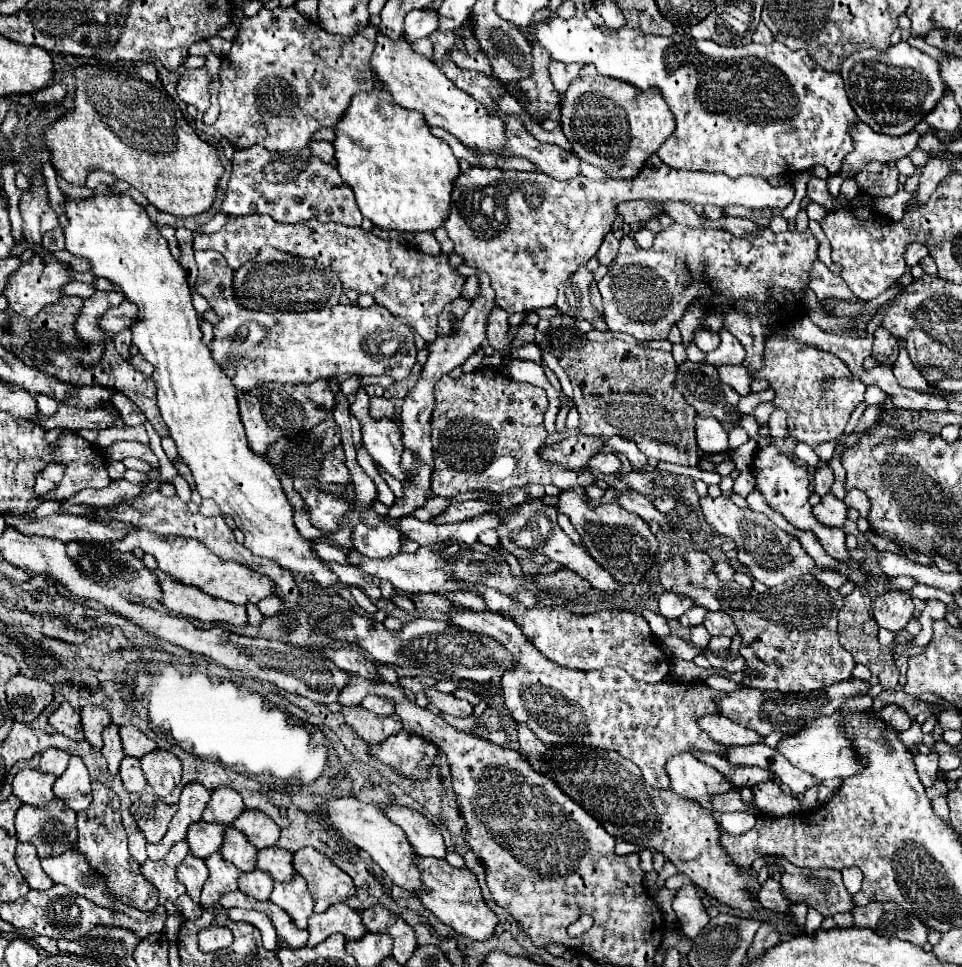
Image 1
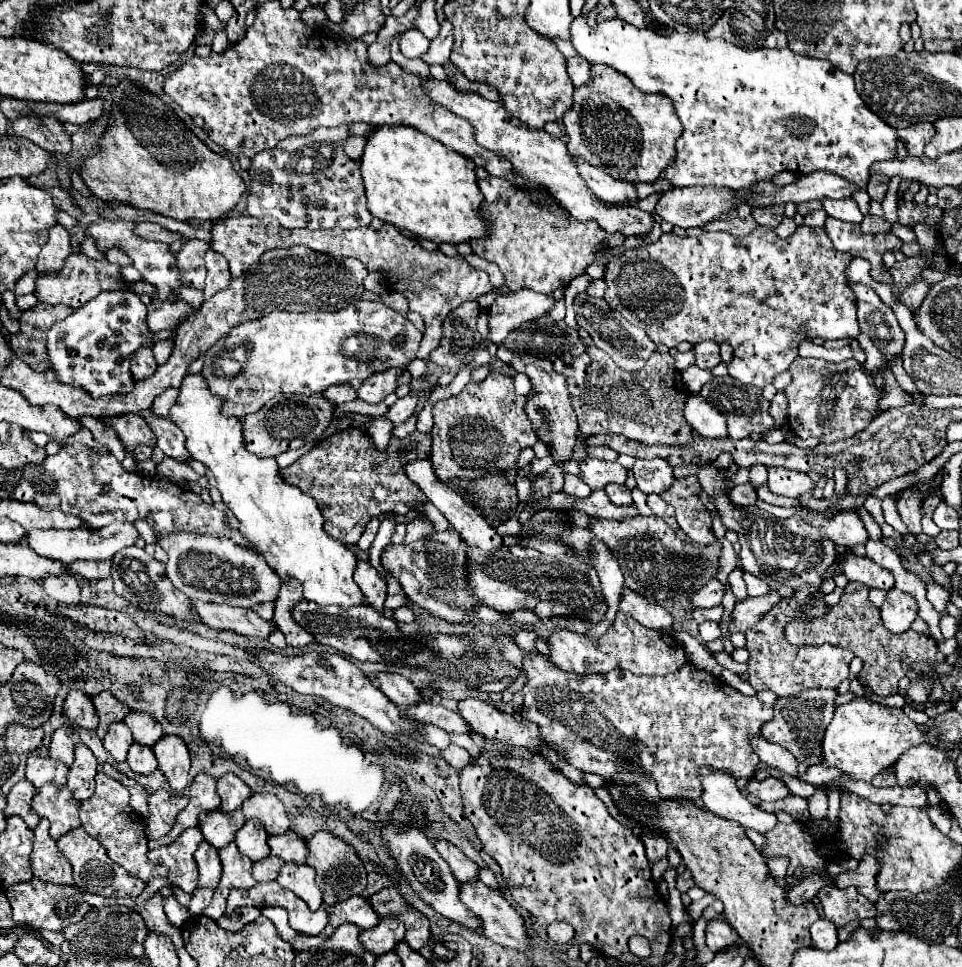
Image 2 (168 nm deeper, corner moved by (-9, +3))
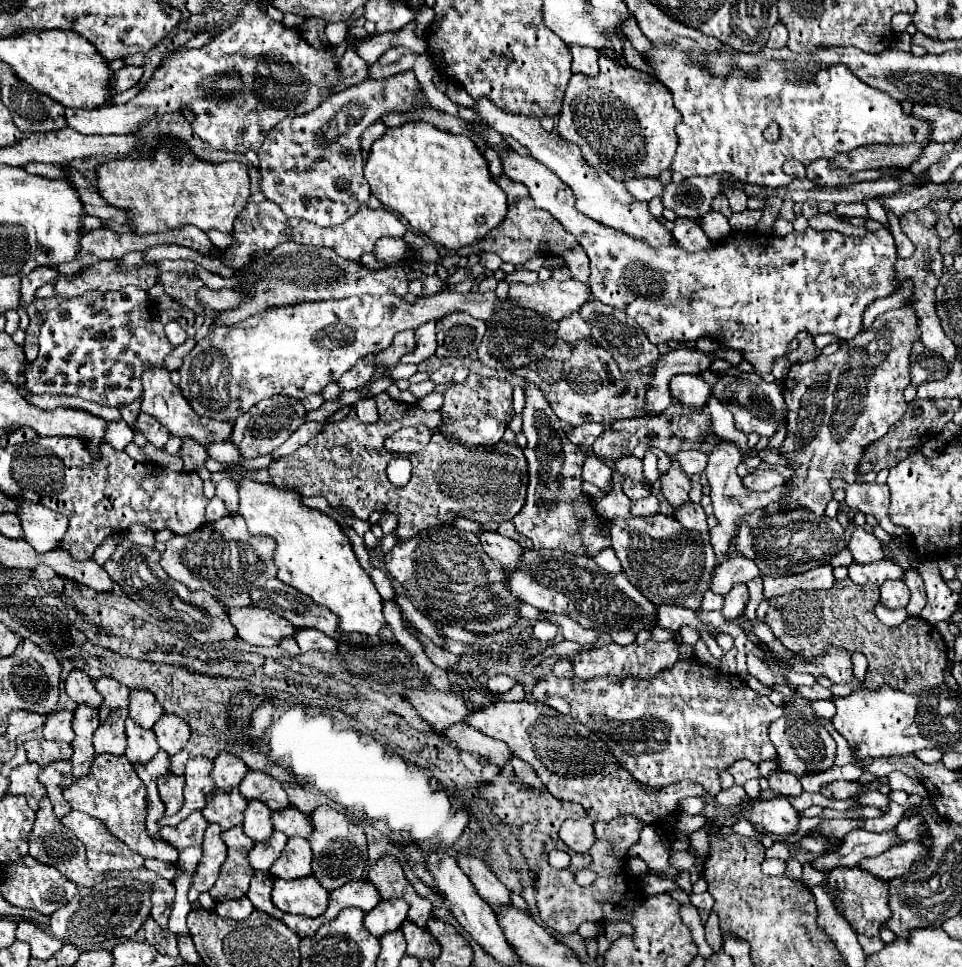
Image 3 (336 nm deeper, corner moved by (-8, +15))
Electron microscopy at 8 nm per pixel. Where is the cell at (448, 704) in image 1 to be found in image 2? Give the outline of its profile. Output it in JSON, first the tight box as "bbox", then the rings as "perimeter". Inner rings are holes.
{"bbox":[459,697,541,753],"perimeter":[[[475,697],[459,701],[459,713],[475,733],[495,739],[497,743],[519,745],[539,753],[537,745],[541,743],[541,735],[537,733],[537,725],[529,725],[529,721],[505,715],[495,705]]]}

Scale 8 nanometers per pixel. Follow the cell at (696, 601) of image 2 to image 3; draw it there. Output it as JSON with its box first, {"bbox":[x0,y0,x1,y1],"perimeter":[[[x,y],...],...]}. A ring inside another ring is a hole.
{"bbox":[712,555,762,595],"perimeter":[[[742,555],[728,557],[714,571],[712,593],[726,595],[732,589],[732,585],[748,583],[750,579],[756,579],[756,577],[762,577],[762,573],[760,573],[760,569],[756,567],[756,563],[752,559],[742,557]]]}

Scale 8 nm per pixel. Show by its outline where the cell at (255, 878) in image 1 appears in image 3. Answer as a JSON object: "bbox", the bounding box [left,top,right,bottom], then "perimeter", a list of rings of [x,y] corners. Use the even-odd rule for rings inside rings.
{"bbox":[248,831,286,871],"perimeter":[[[274,831],[270,839],[266,841],[258,841],[254,843],[252,851],[248,853],[248,861],[256,871],[268,871],[272,867],[272,863],[280,857],[280,851],[286,845],[286,835],[280,831]]]}

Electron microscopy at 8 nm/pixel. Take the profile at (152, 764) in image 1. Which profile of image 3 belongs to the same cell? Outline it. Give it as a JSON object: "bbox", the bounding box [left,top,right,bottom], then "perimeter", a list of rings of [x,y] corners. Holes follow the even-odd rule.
{"bbox":[152,713,190,755],"perimeter":[[[164,713],[152,729],[158,737],[160,749],[164,749],[168,755],[176,755],[178,751],[182,751],[190,739],[190,727],[178,715]]]}

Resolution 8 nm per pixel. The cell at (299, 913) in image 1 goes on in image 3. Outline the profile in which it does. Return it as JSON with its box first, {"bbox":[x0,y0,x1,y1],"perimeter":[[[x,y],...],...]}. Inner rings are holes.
{"bbox":[270,837,312,879],"perimeter":[[[288,837],[286,847],[282,849],[280,857],[270,869],[270,875],[280,877],[280,879],[298,879],[308,873],[312,873],[310,867],[312,861],[312,851],[310,843],[304,837]]]}

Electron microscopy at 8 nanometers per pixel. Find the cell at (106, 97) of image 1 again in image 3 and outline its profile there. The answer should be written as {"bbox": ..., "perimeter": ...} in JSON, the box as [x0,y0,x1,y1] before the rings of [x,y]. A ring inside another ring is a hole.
{"bbox":[98,139,250,235],"perimeter":[[[166,139],[166,153],[98,165],[98,191],[110,205],[128,213],[128,227],[136,235],[182,229],[184,225],[196,225],[204,233],[210,229],[232,233],[234,219],[250,197],[250,177],[242,163],[202,163],[184,143]]]}

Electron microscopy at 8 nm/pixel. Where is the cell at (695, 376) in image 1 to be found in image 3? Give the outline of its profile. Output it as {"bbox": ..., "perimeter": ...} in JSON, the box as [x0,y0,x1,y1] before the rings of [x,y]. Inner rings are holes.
{"bbox":[712,375,788,437],"perimeter":[[[724,375],[714,385],[712,393],[734,415],[736,427],[746,435],[758,433],[760,437],[772,437],[780,429],[784,417],[788,415],[782,389],[776,383],[766,383],[760,375],[748,375],[748,381],[744,381],[742,375],[740,377]]]}

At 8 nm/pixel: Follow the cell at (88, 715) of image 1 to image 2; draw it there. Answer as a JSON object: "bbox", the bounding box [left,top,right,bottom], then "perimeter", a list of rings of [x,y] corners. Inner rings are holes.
{"bbox":[93,693,127,739],"perimeter":[[[99,693],[93,697],[93,705],[95,705],[95,711],[99,715],[99,727],[97,727],[97,737],[103,739],[109,725],[115,723],[115,721],[123,721],[125,715],[127,715],[127,705],[123,705],[121,701],[117,701],[111,693]]]}

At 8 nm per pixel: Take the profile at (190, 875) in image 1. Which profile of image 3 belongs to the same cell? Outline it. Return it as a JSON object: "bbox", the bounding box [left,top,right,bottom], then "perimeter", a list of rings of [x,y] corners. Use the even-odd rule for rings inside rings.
{"bbox":[188,823,226,903],"perimeter":[[[216,823],[208,825],[208,829],[204,833],[202,859],[200,859],[200,865],[196,867],[194,881],[192,881],[192,887],[188,891],[188,901],[190,903],[196,903],[198,893],[210,891],[212,885],[216,883],[216,879],[218,879],[220,867],[222,867],[222,863],[226,859],[226,843],[222,841],[220,833],[222,833],[222,829]]]}

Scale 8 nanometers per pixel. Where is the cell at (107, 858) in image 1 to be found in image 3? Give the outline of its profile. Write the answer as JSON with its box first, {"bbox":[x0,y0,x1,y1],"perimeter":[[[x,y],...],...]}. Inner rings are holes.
{"bbox":[64,755,178,865],"perimeter":[[[98,755],[94,759],[90,773],[76,779],[64,791],[64,799],[70,803],[72,809],[88,813],[88,815],[104,821],[104,825],[108,827],[108,831],[112,835],[120,837],[120,841],[124,841],[130,849],[136,849],[136,853],[140,853],[142,857],[152,857],[152,859],[172,863],[172,865],[177,862],[178,851],[172,845],[168,845],[166,841],[152,839],[146,831],[146,825],[144,825],[146,809],[148,809],[146,787],[142,783],[142,779],[136,775],[136,771],[132,769],[132,763],[128,763],[124,755],[122,757]]]}

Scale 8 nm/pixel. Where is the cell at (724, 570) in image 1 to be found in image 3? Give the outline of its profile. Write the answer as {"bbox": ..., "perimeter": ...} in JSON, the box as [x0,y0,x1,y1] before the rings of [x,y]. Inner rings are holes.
{"bbox":[722,585,748,619],"perimeter":[[[734,585],[730,589],[730,593],[726,595],[726,603],[722,607],[722,615],[726,619],[740,617],[746,611],[746,603],[748,603],[748,587],[746,585]]]}

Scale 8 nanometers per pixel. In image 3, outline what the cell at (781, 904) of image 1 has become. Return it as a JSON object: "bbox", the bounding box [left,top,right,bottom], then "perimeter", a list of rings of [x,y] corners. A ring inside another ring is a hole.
{"bbox":[812,829,904,871],"perimeter":[[[862,829],[850,831],[844,837],[844,845],[838,853],[826,853],[812,861],[812,867],[816,871],[832,869],[834,865],[856,865],[866,857],[876,857],[884,851],[888,851],[894,845],[904,843],[896,831],[884,831],[884,833],[868,833]]]}

